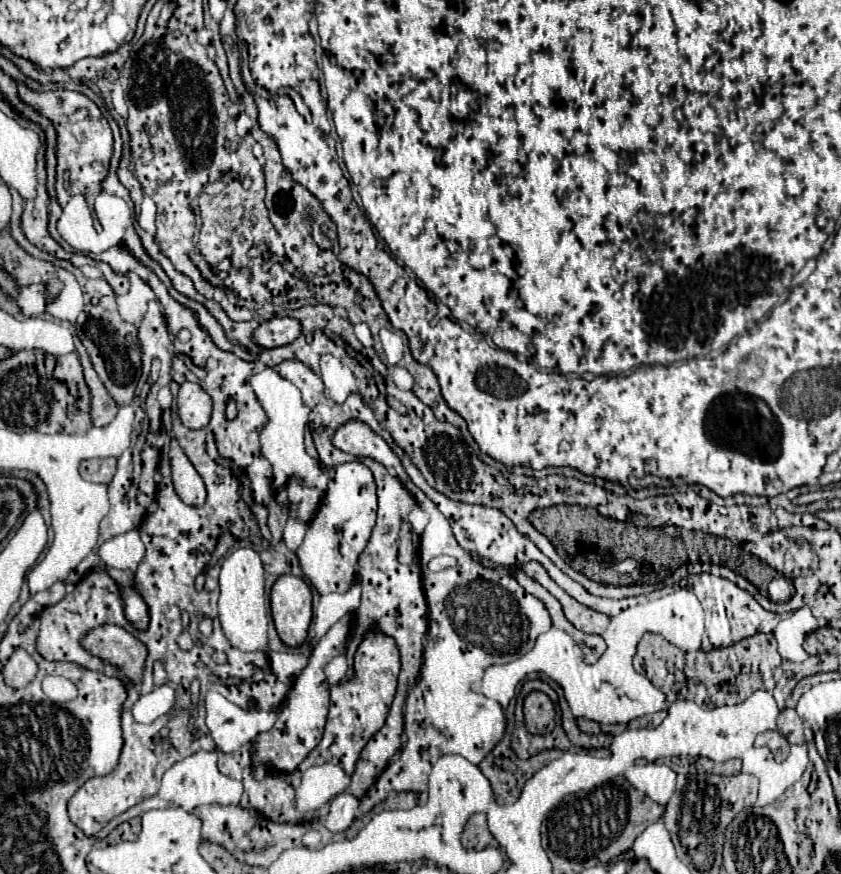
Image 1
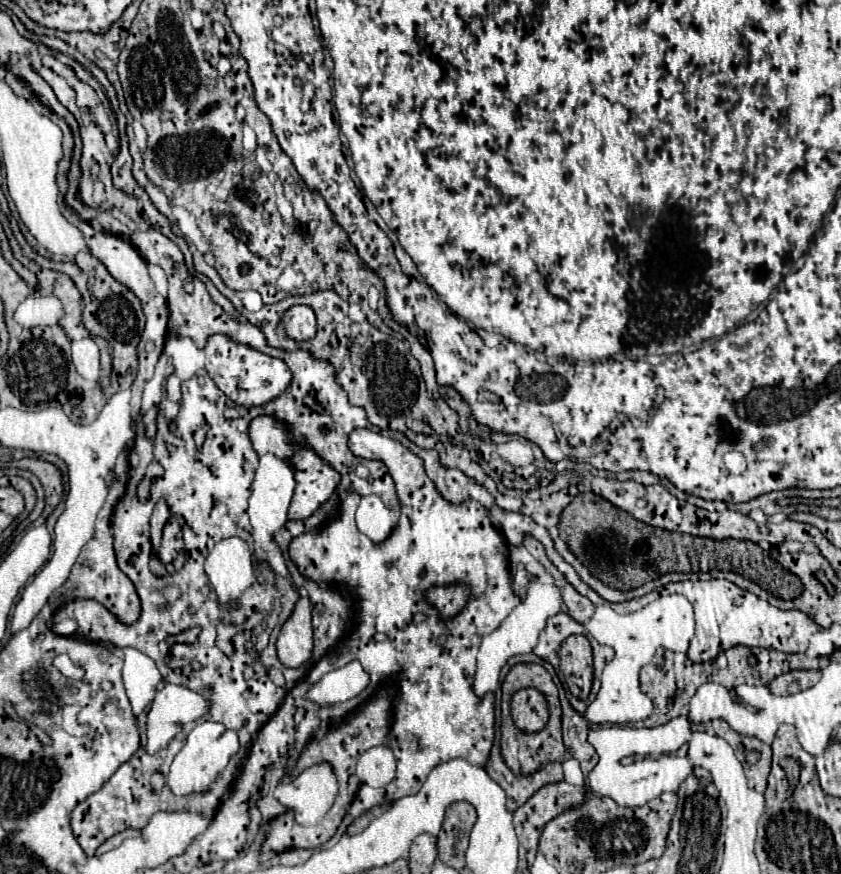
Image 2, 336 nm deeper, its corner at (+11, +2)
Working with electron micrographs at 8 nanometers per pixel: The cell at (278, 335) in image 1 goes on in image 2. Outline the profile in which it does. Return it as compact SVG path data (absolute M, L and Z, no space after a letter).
M291 306L283 316L285 334L297 342L311 340L317 332L317 322L311 306Z

